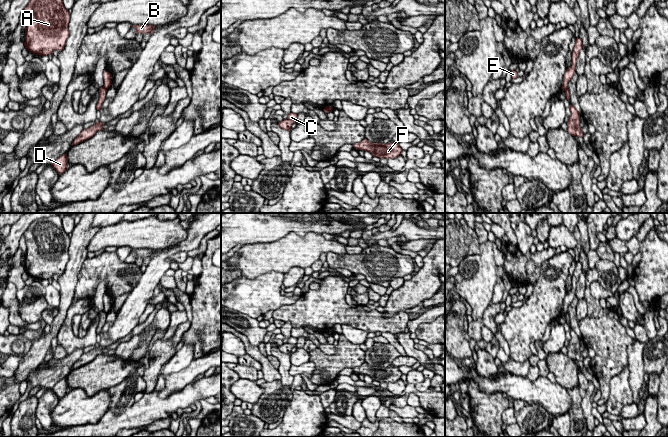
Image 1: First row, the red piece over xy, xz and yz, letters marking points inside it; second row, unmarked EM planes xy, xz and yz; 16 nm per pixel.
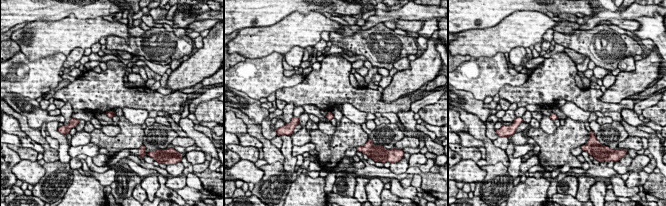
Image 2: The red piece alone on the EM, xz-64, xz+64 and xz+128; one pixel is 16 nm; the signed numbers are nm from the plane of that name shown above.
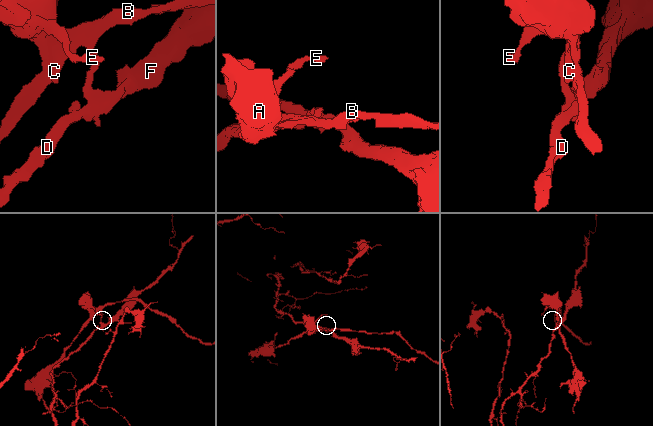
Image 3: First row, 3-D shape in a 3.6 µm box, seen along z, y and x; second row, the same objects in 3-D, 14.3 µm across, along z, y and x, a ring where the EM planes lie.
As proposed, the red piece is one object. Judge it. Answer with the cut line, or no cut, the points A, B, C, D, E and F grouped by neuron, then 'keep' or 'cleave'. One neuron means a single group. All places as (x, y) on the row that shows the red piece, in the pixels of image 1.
xy (103, 87), (106, 89) | A B C E / D F | cleave

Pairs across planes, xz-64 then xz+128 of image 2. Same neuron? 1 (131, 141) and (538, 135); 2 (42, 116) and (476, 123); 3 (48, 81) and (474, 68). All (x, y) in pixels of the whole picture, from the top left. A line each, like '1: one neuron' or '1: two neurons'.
1: one neuron
2: two neurons
3: one neuron

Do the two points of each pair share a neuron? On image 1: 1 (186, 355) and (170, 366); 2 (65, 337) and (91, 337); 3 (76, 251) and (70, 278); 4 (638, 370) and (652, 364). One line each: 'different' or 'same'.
1: same
2: same
3: same
4: different

